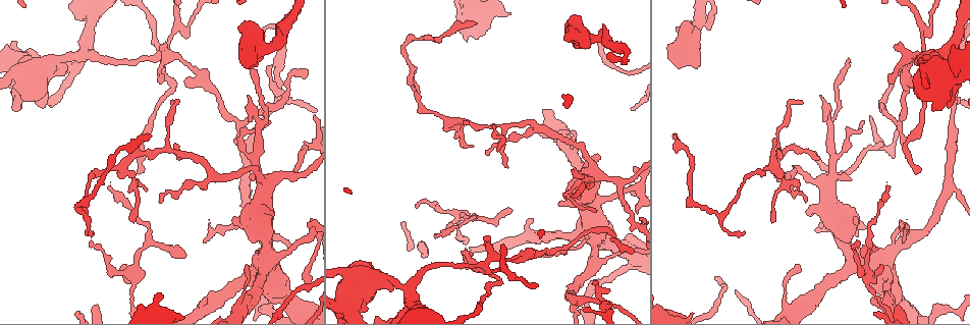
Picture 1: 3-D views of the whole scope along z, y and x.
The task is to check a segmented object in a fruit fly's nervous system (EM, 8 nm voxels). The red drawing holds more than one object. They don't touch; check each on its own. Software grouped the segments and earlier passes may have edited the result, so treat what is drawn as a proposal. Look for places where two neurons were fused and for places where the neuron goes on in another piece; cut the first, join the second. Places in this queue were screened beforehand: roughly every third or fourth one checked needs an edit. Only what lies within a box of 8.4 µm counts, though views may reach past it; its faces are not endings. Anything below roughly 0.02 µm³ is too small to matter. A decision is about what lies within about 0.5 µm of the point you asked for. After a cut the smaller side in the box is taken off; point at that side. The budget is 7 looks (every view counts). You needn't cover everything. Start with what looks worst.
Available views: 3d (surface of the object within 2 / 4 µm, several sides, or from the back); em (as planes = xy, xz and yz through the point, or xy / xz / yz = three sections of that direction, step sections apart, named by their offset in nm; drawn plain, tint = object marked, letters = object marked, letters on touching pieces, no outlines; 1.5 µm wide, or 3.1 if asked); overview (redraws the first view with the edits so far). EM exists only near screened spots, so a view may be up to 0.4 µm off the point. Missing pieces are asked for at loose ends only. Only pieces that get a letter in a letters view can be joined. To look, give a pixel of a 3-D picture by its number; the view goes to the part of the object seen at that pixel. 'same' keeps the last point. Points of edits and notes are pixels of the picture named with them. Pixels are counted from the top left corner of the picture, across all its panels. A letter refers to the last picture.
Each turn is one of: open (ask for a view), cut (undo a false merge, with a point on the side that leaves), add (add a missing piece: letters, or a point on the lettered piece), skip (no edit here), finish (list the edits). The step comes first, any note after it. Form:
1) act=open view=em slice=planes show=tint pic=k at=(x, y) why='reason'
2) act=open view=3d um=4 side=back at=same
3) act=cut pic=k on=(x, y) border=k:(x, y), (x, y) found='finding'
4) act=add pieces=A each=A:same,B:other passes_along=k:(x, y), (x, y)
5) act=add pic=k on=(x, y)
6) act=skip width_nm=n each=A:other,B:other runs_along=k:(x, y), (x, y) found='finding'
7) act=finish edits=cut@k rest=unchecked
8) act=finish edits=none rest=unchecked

act=open view=em slice=xz step=4 show=letters pic=1 at=(882, 265) why='thin end'

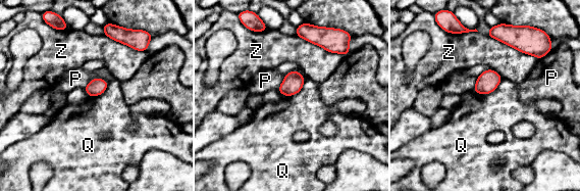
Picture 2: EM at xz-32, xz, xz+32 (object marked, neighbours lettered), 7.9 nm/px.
act=skip longest_contact=Z:460nm each=P:other,Q:other,Z:other border=2:(503, 79), (493, 91), (475, 93) found='none of them fits'

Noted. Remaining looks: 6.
act=open view=em slice=planes show=letters pic=1 at=(152, 136) why='free end'

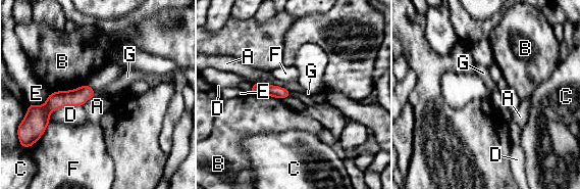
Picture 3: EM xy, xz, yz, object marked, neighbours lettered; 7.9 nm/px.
act=skip each=A:other,B:other,C:other,D:other,E:other,F:other,G:other runs_along=3:(92, 93), (39, 107) found='no lettered piece goes on from it'

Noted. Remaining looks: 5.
act=open view=em slice=xz step=4 show=tint pic=1 at=(484, 266) why='a narrow waist'

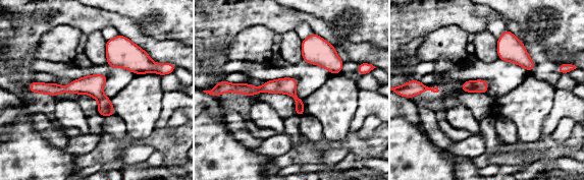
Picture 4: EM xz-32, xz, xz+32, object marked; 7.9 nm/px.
act=open view=em slice=planes show=letters at=same why='cut it another way'

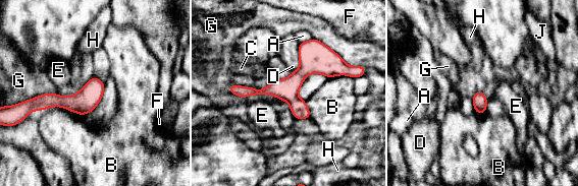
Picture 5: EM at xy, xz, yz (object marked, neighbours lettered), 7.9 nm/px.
act=skip each=A:other,B:other,C:other,D:other,E:other,F:other,G:other,H:other,J:other runs_along=5:(346, 72), (307, 67), (285, 88), (230, 89) found='all the same neuron'

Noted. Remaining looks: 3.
act=finish edits=none rest=unchecked

